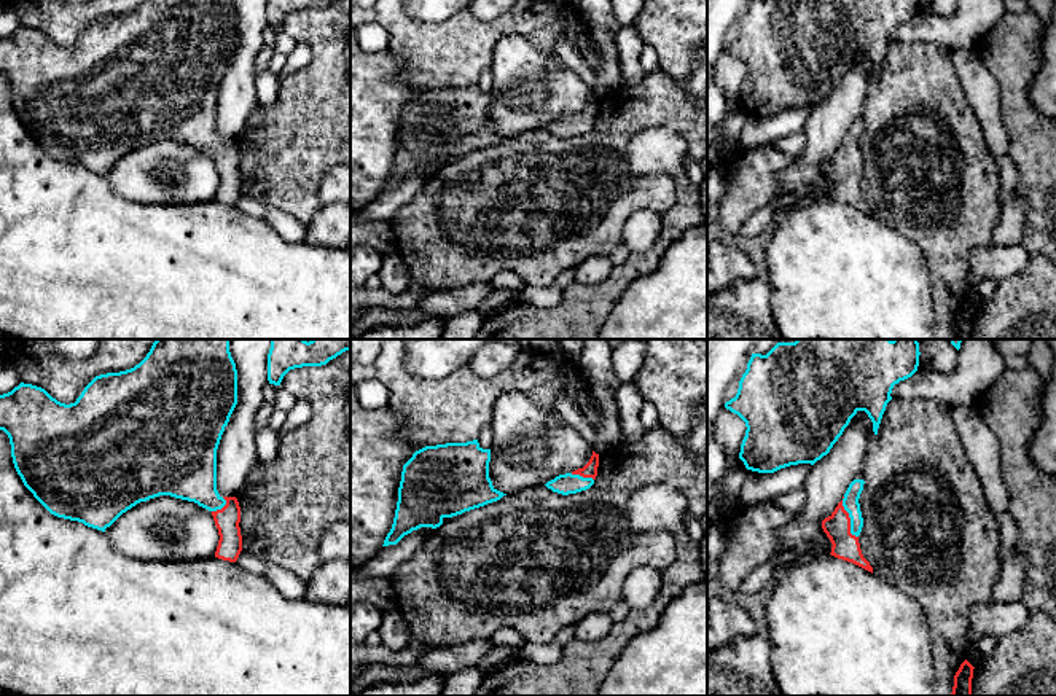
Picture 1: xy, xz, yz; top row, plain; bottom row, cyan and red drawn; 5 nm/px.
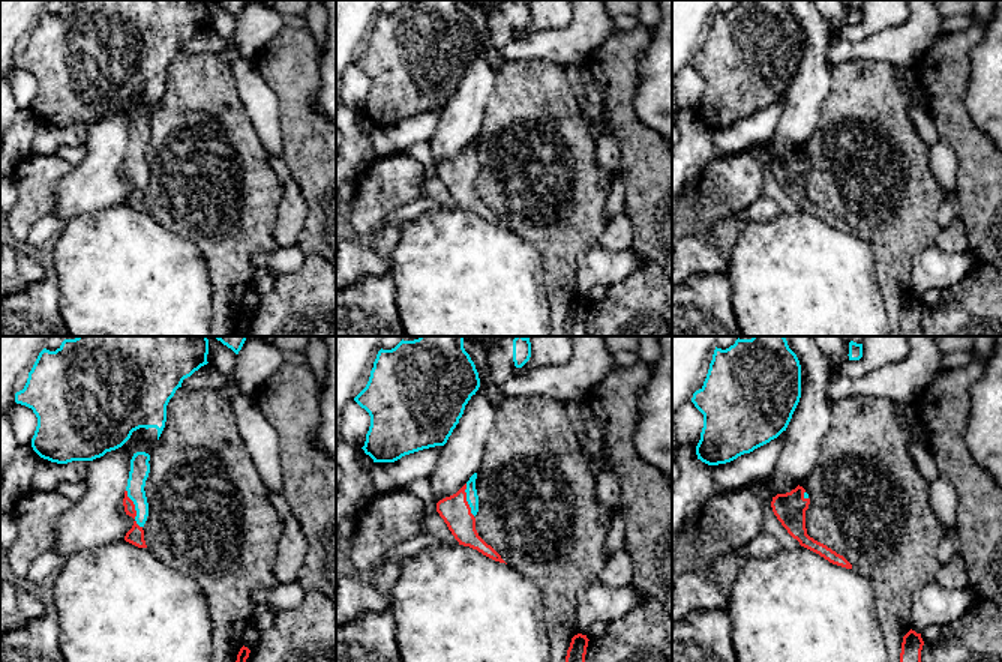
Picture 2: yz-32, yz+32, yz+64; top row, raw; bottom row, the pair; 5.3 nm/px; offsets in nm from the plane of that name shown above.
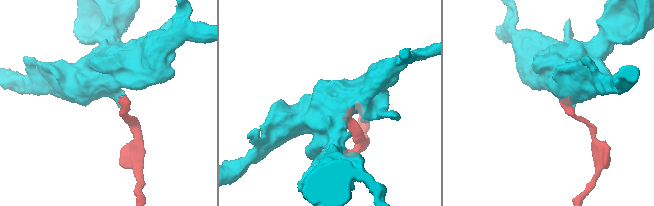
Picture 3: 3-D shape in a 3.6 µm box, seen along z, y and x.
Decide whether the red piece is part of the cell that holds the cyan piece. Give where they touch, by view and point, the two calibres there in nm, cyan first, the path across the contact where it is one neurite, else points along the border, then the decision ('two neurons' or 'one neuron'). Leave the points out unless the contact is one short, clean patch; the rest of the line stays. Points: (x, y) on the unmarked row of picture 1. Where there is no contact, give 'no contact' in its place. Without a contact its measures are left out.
yz (849, 160) | 80/140 nm | across yz (851, 147), (849, 160), (846, 190) | one neuron

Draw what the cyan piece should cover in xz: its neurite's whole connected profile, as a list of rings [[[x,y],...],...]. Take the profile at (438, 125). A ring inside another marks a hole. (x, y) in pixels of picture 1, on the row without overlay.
[[[478,83],[416,94],[403,108],[393,167],[382,190],[506,139],[492,129],[489,105],[491,92],[483,92]]]

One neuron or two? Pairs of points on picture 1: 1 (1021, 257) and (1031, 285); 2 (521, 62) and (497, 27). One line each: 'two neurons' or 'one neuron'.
1: two neurons
2: two neurons

